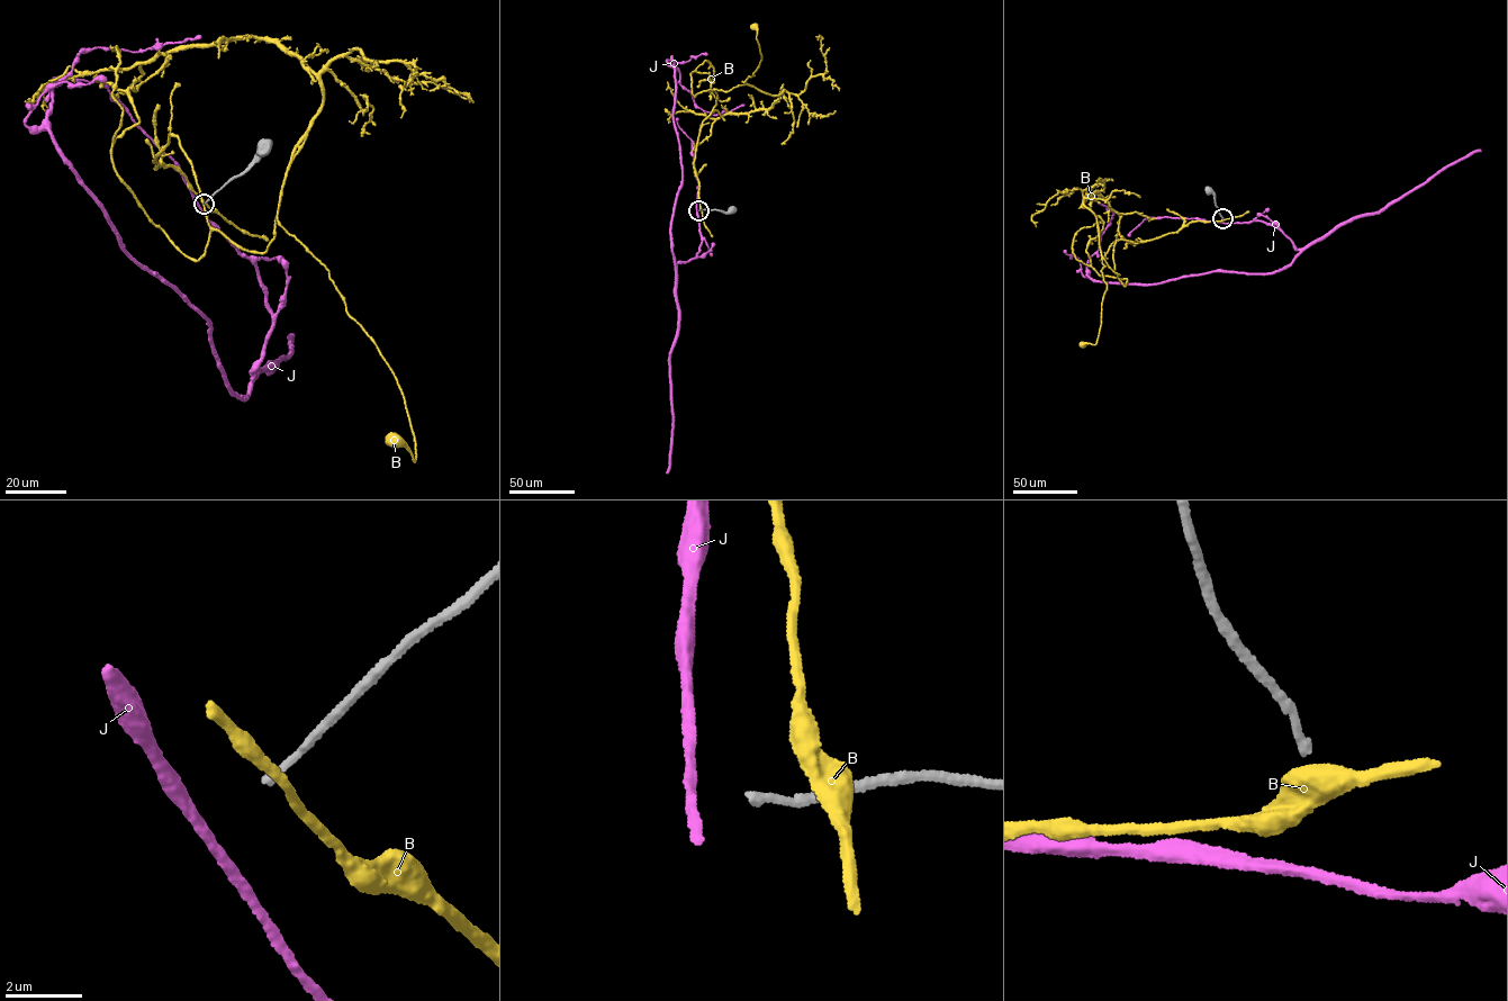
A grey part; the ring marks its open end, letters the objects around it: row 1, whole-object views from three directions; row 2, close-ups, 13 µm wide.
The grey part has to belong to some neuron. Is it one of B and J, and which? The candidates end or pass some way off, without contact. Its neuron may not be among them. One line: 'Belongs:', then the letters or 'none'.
Belongs: none

